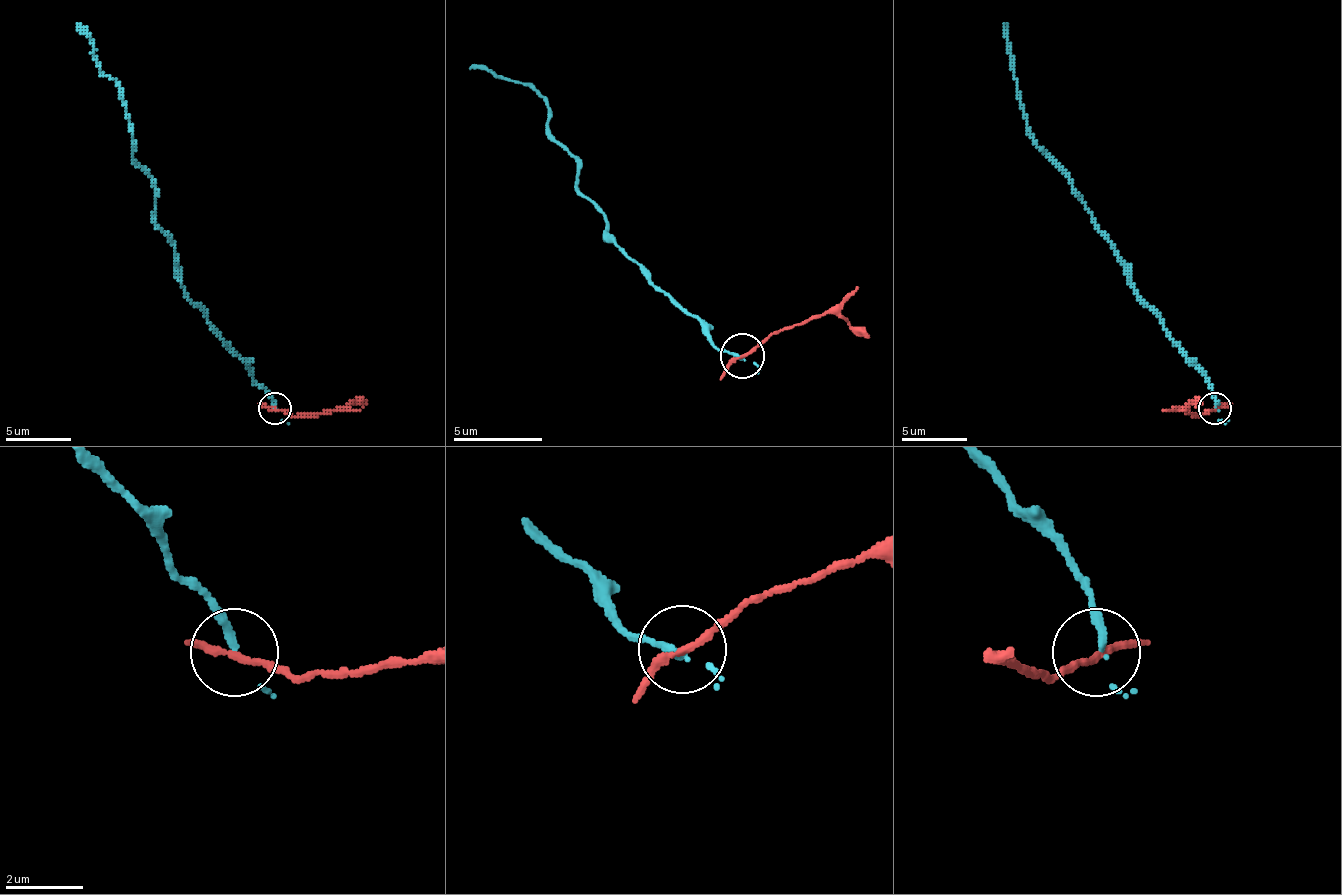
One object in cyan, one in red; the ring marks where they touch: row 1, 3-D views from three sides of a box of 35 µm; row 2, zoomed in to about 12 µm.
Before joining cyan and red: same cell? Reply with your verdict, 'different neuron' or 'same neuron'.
different neuron

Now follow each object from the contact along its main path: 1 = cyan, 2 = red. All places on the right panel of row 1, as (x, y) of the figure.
1: (1215, 407), (1212, 384), (1131, 283), (1131, 267), (1095, 222), (1072, 179), (1030, 131), (1004, 23)
2: (1215, 407), (1199, 417), (1183, 410), (1202, 401)

